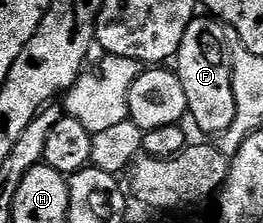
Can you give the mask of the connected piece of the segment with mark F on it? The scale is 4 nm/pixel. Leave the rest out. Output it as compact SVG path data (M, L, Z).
M212 16L194 17L175 59L175 73L183 84L187 96L187 114L205 134L220 136L227 134L231 124L235 124L235 92L233 91L233 59L230 47L225 47L227 30L218 19Z

